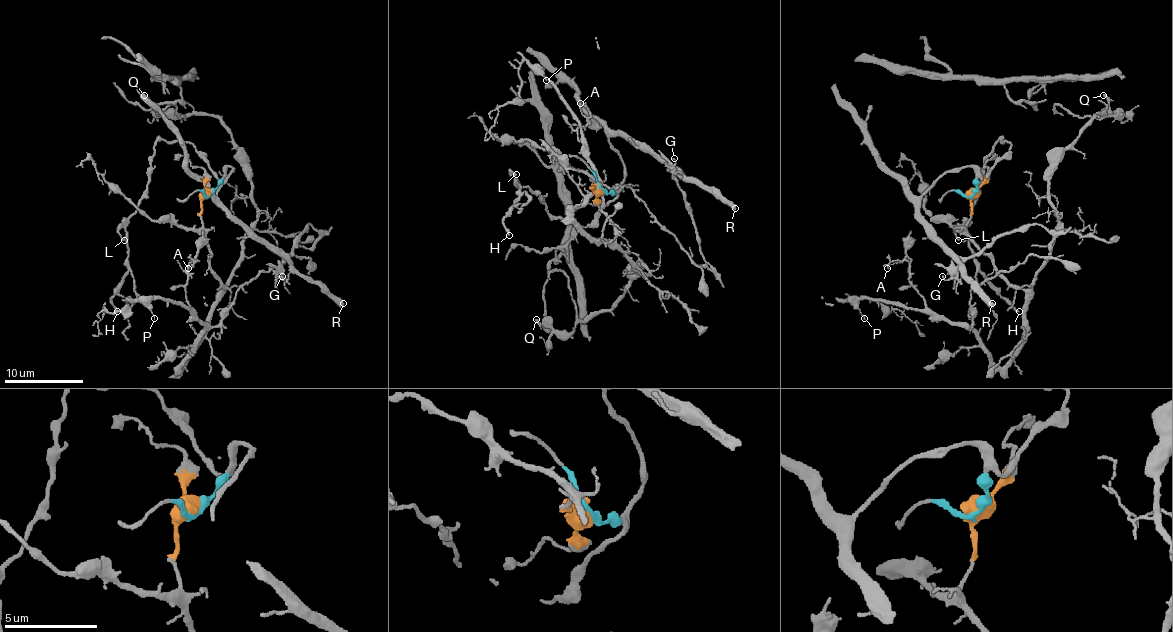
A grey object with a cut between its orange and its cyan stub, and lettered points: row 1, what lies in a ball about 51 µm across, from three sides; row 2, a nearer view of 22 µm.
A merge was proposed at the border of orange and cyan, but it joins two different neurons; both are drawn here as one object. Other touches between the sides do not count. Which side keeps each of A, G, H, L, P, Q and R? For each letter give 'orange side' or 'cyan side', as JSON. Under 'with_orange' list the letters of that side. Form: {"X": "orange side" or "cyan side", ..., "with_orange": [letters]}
{"A": "orange side", "G": "cyan side", "H": "cyan side", "L": "cyan side", "P": "orange side", "Q": "orange side", "R": "cyan side", "with_orange": ["A", "P", "Q"]}

